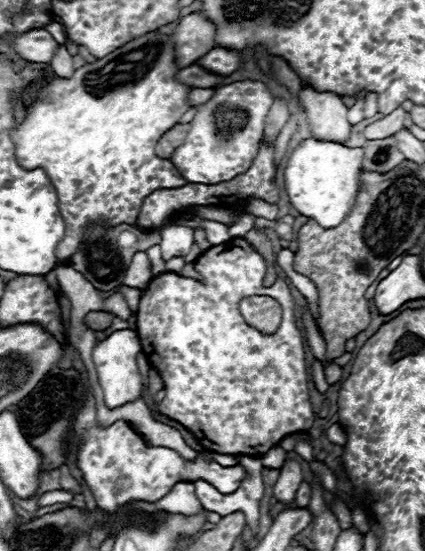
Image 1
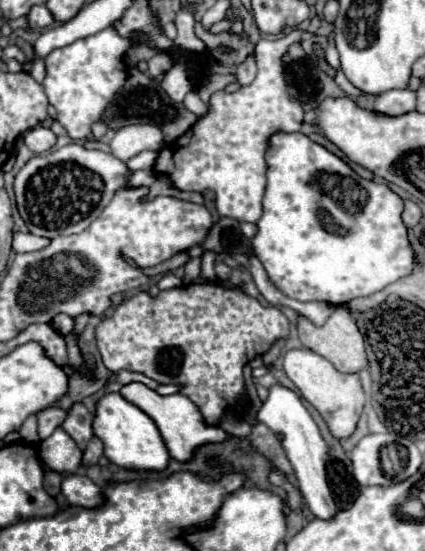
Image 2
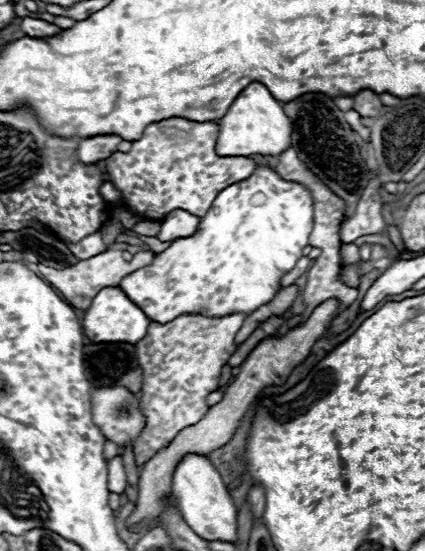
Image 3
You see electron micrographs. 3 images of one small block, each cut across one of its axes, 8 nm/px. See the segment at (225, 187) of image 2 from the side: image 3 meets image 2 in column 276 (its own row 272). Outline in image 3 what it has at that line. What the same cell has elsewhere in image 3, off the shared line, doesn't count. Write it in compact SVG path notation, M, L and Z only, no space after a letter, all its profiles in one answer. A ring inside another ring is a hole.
M106 250L106 252L98 254L98 256L92 256L92 258L88 258L88 260L78 262L78 264L66 266L64 270L54 270L54 268L48 268L48 266L40 264L40 276L42 276L42 280L48 280L48 284L52 284L52 286L62 294L62 298L64 298L70 306L86 310L86 308L90 306L92 298L94 298L102 288L106 288L106 286L118 286L124 276L136 272L136 270L142 268L142 266L148 266L148 264L152 262L152 258L154 258L152 250L148 250L148 252L142 250L142 252L134 254L134 258L132 258L130 262L126 262L120 254L122 254L120 250Z

